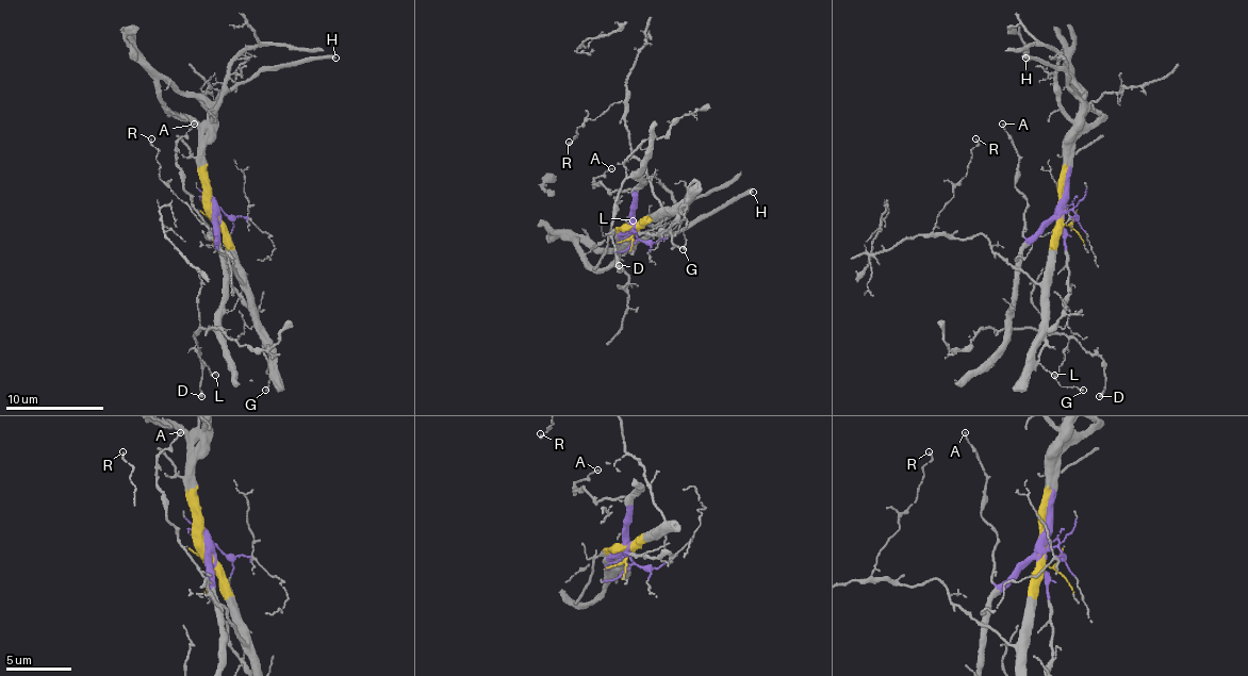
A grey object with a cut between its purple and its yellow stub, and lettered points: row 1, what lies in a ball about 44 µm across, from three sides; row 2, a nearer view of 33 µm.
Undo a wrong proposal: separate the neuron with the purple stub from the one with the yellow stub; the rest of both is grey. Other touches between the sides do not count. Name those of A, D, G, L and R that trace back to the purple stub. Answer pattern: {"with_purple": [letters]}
{"with_purple": ["A", "D", "L"]}

